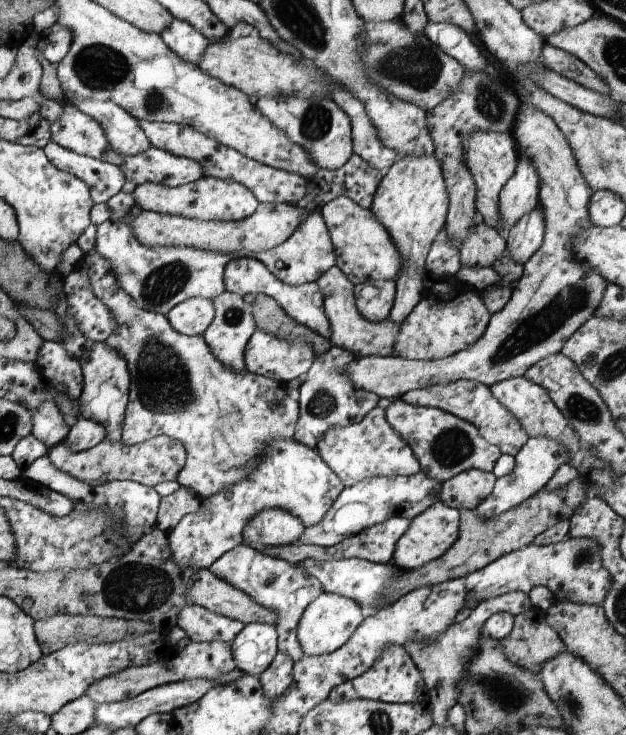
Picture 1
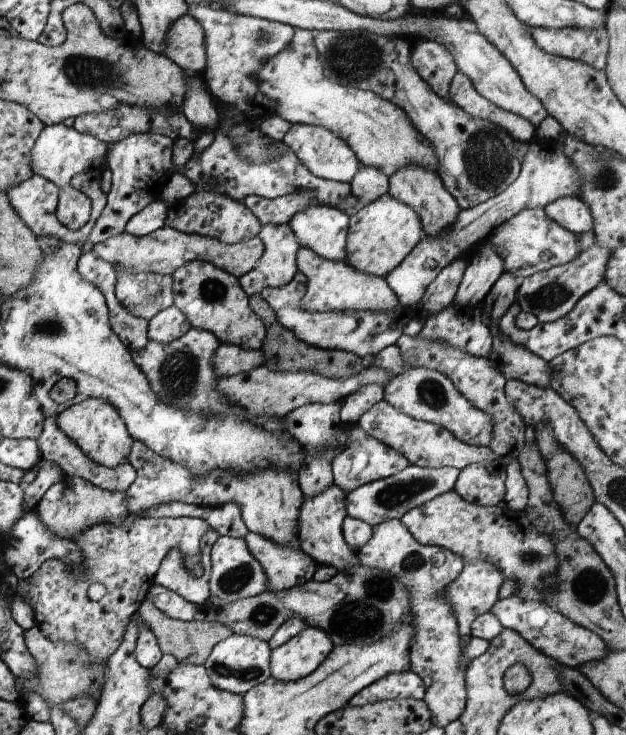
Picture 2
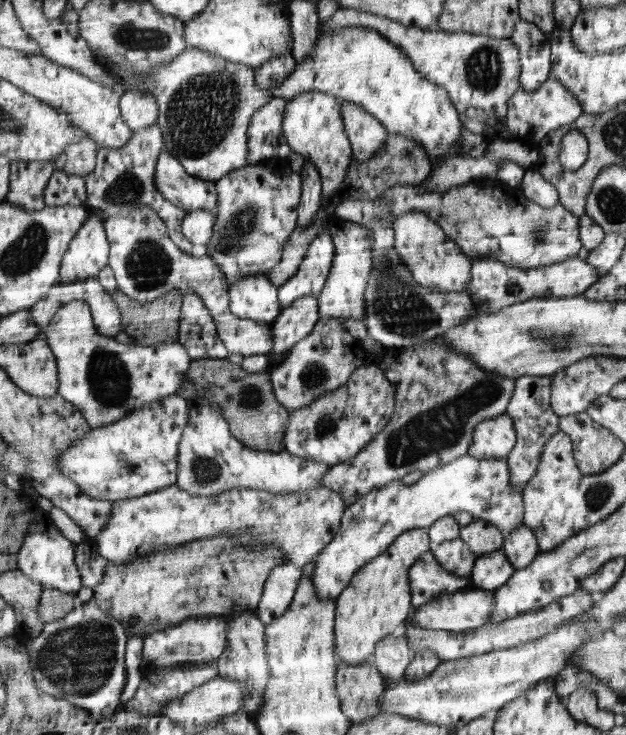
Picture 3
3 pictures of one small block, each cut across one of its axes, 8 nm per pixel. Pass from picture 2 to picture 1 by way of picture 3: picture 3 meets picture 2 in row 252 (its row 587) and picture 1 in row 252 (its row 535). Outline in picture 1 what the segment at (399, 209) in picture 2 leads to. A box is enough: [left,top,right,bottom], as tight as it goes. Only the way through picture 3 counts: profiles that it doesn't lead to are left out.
[370,154,449,325]

